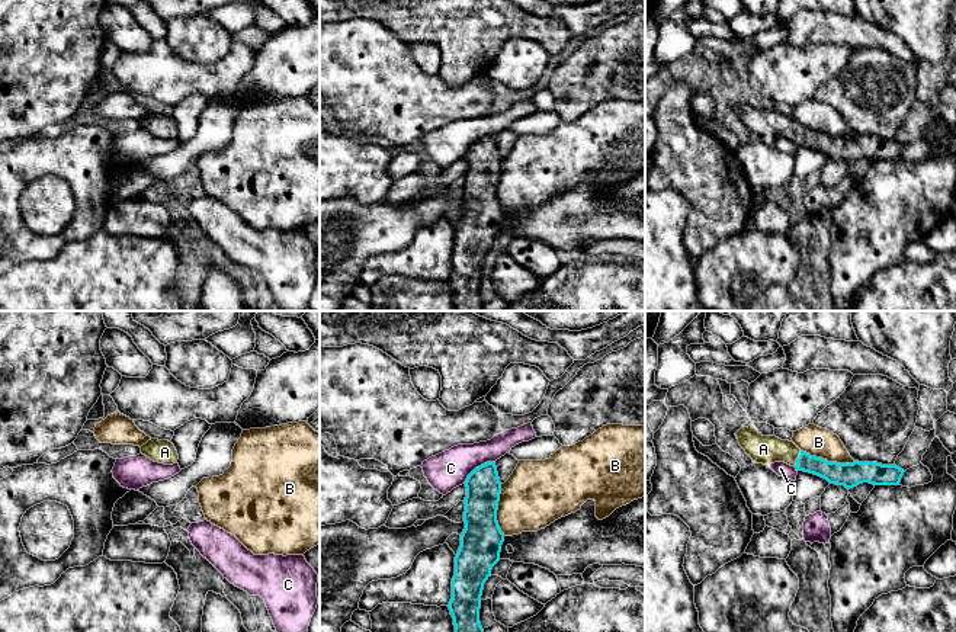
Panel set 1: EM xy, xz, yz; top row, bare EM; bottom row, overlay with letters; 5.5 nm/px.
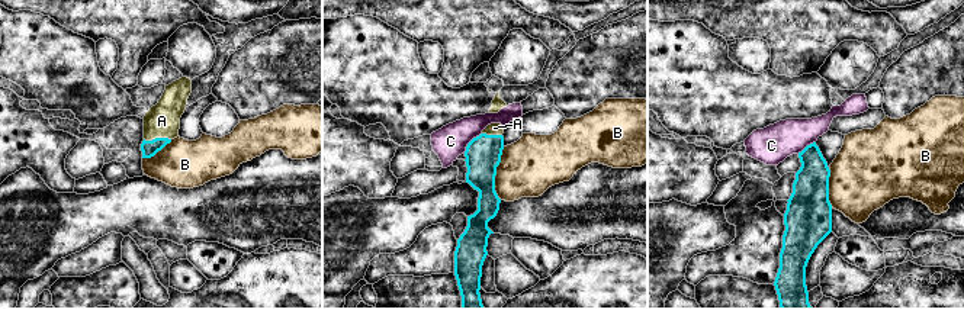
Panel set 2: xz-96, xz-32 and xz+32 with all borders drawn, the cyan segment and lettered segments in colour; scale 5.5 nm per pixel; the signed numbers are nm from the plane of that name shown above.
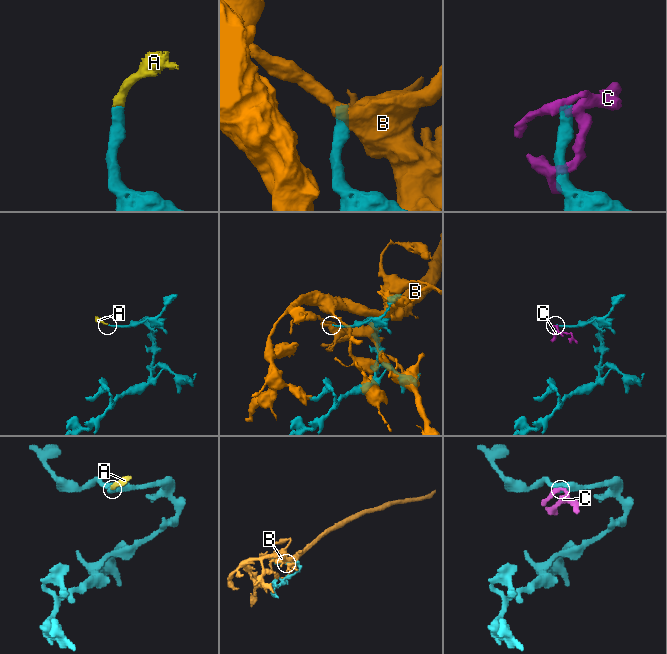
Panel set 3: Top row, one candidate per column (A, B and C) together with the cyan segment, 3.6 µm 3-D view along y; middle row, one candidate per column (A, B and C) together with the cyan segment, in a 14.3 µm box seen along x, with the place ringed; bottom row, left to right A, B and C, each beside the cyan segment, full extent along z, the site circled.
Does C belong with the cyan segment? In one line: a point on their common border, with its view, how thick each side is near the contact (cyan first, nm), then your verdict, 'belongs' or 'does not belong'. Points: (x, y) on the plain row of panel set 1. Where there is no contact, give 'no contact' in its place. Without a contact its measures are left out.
xz (478, 141) | 190/200 nm | does not belong

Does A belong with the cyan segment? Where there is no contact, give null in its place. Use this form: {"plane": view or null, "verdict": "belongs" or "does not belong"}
{"plane": "yz", "verdict": "belongs"}

